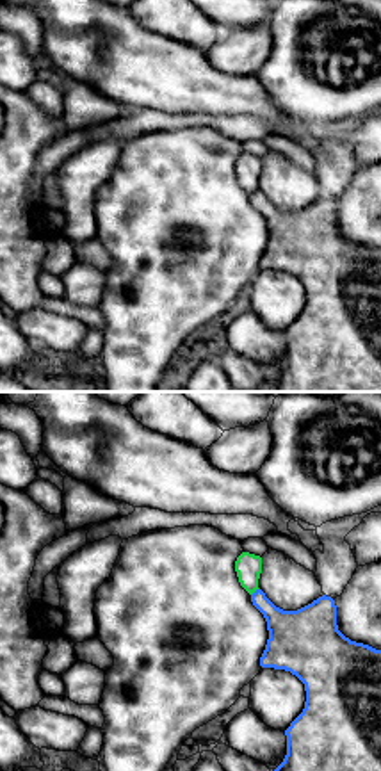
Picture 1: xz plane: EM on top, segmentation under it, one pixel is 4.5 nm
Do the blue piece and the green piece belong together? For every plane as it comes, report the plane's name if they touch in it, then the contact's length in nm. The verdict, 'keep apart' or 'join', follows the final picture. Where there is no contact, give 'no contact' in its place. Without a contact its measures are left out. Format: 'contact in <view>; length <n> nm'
contact in xz; length 50 nm

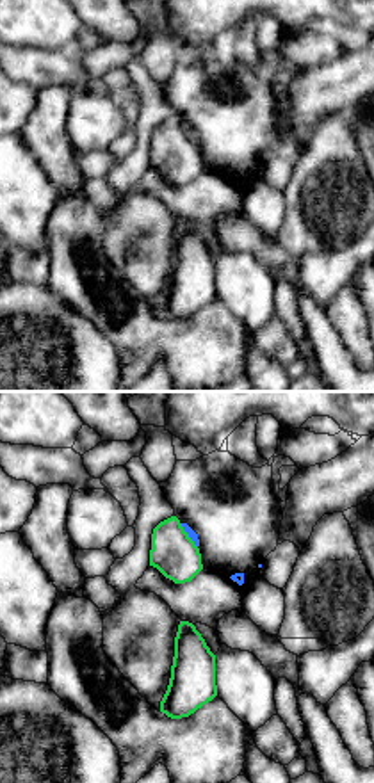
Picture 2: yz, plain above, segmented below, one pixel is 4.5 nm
contact in yz; length 130 nm

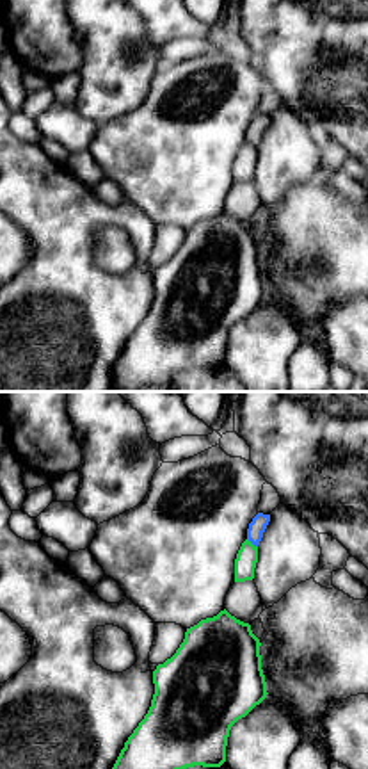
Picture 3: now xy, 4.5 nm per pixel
contact in xy; length 60 nm

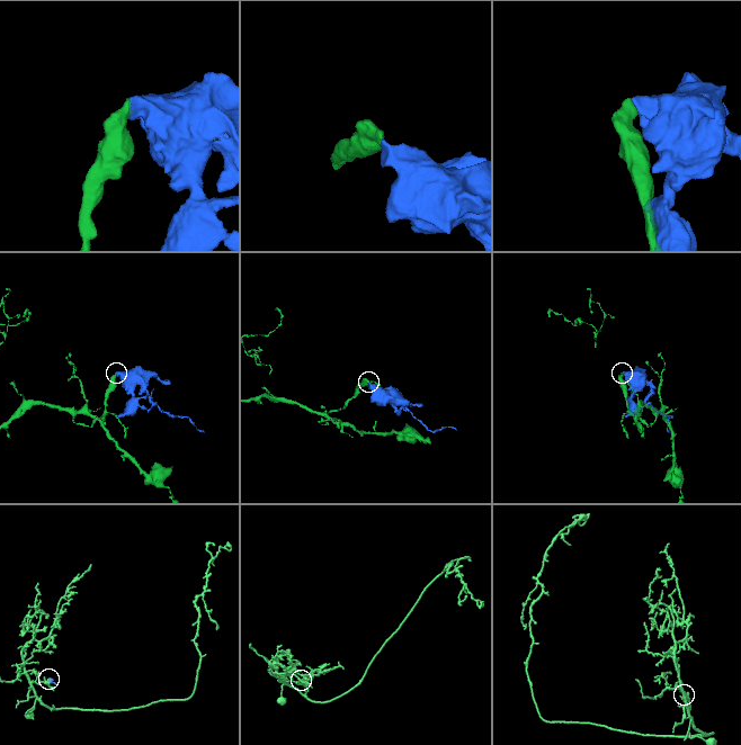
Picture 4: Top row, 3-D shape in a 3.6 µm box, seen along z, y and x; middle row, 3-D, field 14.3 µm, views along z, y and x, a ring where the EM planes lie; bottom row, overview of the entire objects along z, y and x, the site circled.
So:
keep apart

